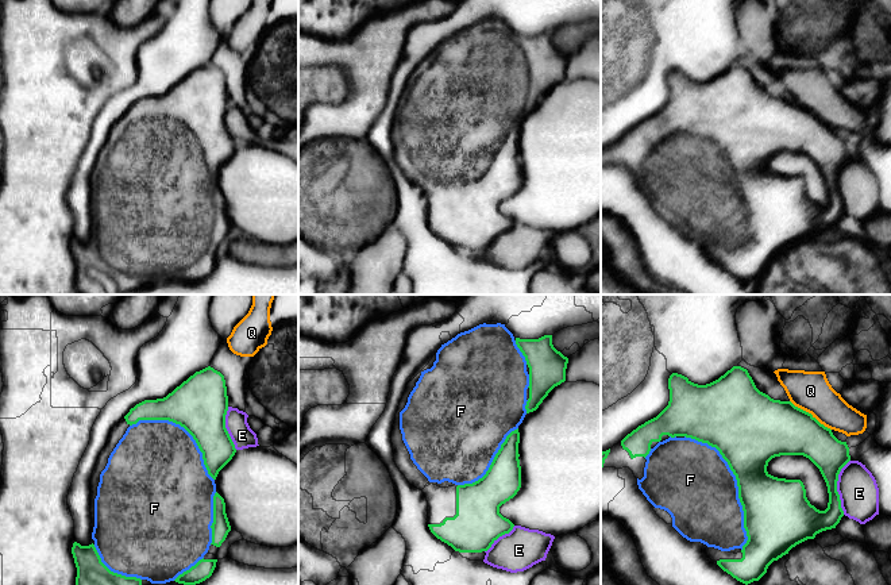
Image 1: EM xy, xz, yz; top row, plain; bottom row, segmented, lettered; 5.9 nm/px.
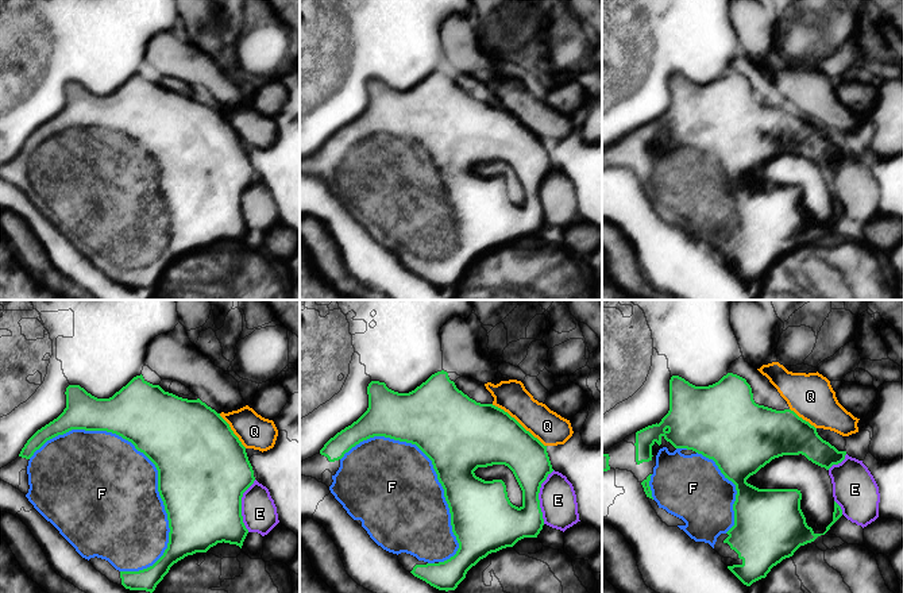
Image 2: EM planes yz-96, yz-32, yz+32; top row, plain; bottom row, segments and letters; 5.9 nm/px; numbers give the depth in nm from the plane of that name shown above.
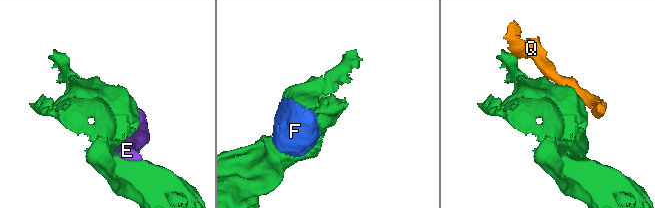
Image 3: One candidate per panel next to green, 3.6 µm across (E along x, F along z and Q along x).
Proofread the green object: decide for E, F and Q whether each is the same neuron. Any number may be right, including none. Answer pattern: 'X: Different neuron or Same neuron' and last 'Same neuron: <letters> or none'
E: Different neuron
F: Same neuron
Q: Different neuron
Same neuron: F

